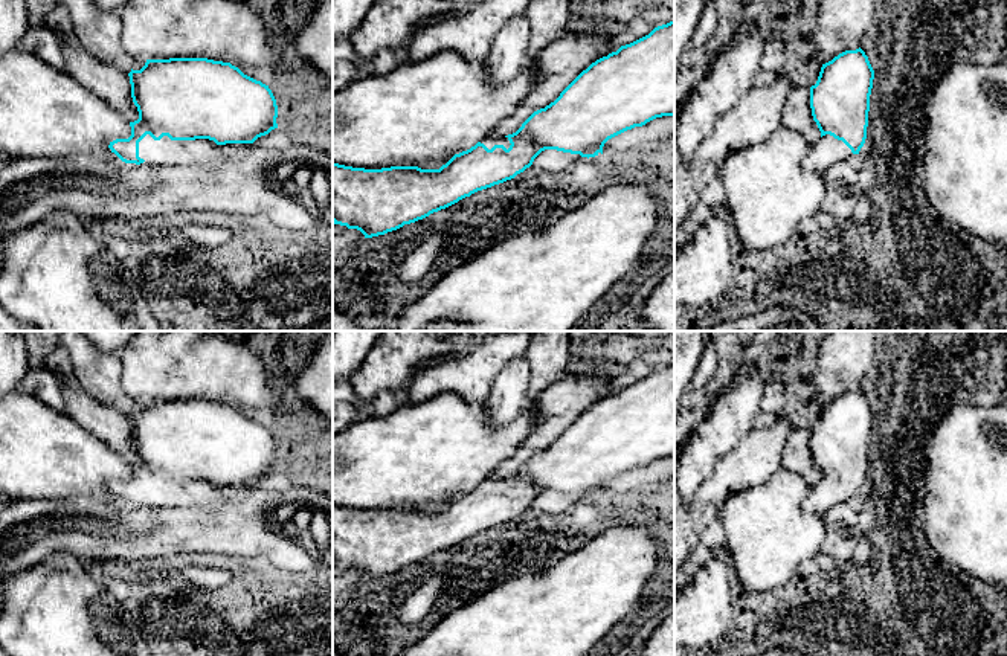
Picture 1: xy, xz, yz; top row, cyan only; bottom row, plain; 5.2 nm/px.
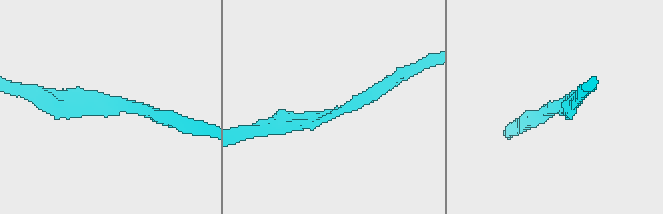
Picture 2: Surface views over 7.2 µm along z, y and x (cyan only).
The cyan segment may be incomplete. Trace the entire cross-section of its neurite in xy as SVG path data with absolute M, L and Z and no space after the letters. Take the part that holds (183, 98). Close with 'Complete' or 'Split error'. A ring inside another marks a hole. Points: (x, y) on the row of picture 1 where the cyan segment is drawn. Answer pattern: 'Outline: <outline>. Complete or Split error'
Outline: M208 58L146 59L140 70L128 73L131 98L139 119L130 122L131 136L116 139L108 148L125 163L154 166L220 165L227 157L218 148L226 143L253 143L258 137L278 128L278 105L269 85L244 75L230 63Z. Split error

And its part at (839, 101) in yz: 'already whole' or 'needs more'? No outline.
needs more

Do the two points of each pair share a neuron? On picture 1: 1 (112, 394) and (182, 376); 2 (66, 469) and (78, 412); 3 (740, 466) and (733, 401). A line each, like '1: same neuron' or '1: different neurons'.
1: different neurons
2: different neurons
3: different neurons

